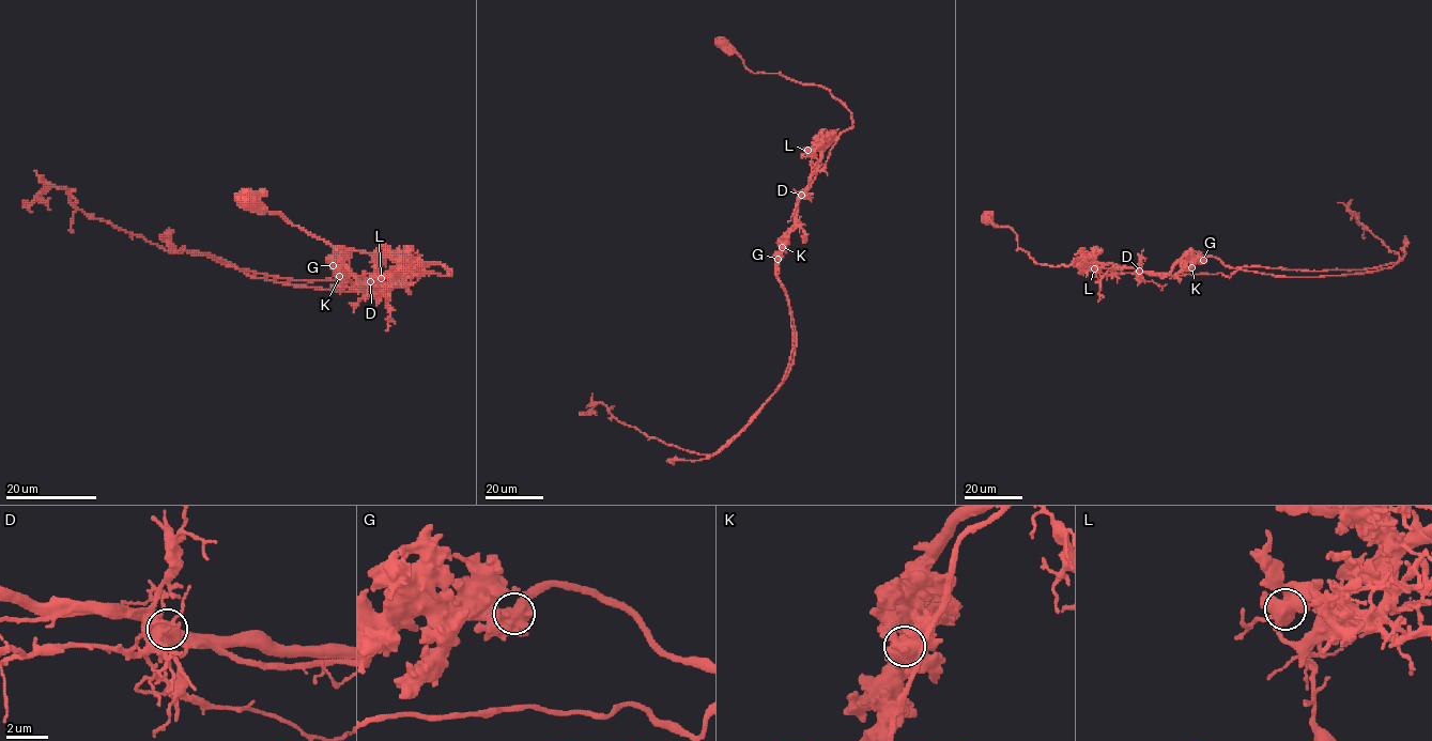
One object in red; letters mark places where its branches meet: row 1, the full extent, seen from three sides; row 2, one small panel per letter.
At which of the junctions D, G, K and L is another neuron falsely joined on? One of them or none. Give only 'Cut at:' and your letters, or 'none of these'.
Cut at: D

